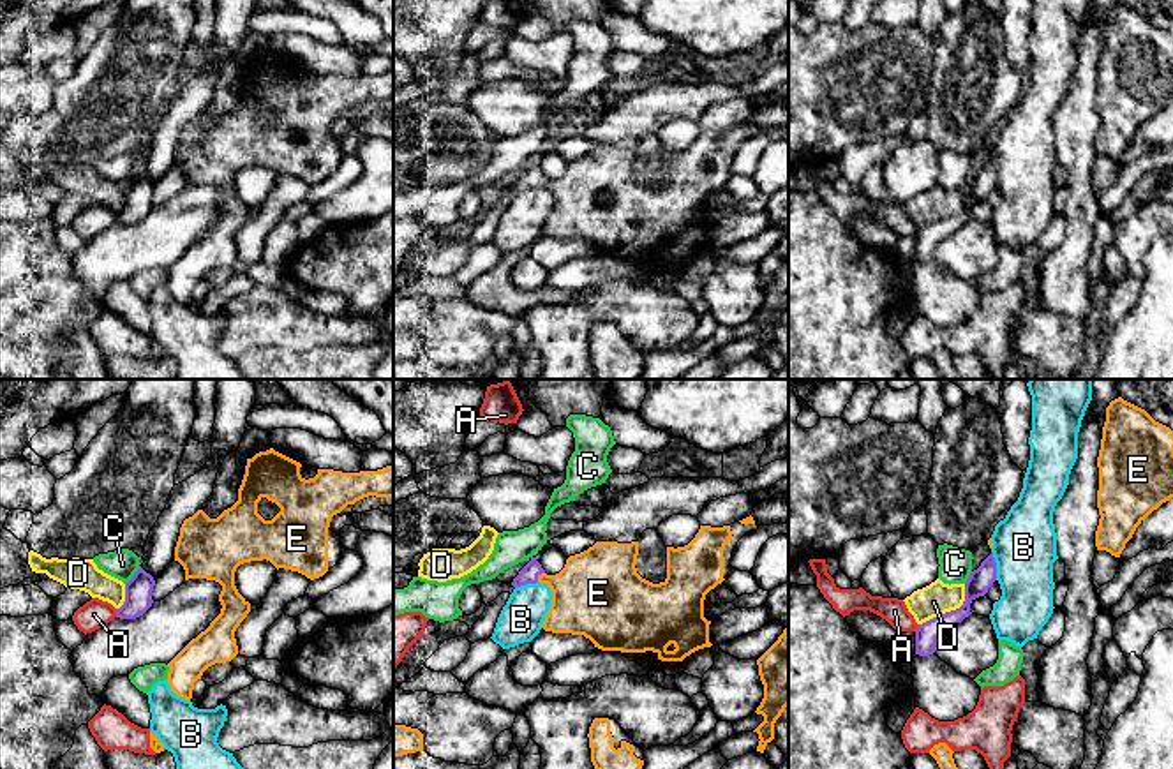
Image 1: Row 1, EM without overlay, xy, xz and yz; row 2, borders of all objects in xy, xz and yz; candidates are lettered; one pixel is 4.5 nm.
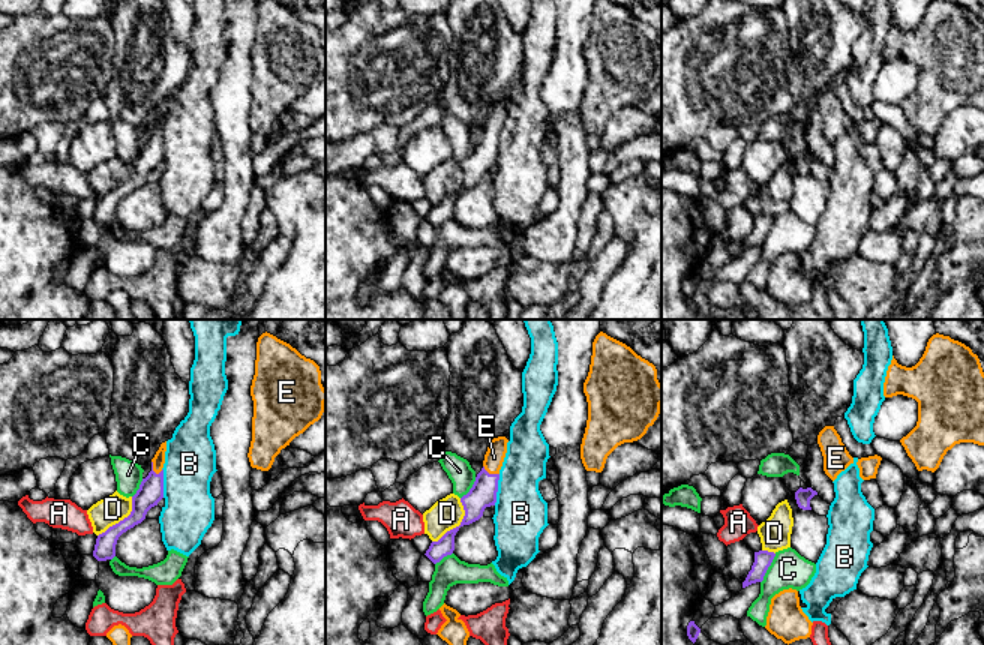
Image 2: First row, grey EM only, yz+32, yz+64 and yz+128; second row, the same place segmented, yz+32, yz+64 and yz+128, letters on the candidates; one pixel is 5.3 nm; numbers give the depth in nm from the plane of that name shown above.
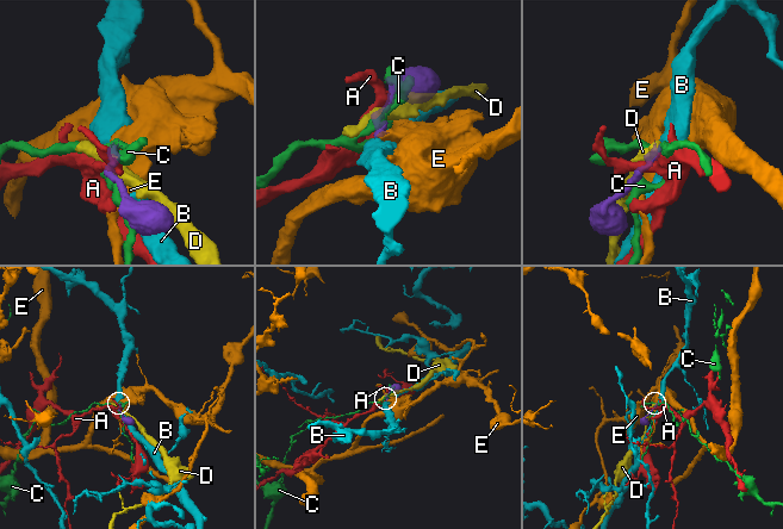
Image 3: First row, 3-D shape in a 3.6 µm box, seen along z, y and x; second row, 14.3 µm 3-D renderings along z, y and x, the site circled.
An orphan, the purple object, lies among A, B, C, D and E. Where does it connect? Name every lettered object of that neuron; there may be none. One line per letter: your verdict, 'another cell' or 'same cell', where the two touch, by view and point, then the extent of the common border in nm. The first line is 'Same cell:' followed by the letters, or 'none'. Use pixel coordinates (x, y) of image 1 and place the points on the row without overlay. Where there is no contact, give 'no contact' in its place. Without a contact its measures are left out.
Same cell: E
A: another cell | xy (117, 217) | 40 nm
B: another cell | yz (995, 170) | 140 nm
C: another cell | xy (134, 180) | 110 nm
D: another cell | yz (951, 216) | 280 nm
E: same cell | xz (537, 182) | 60 nm

